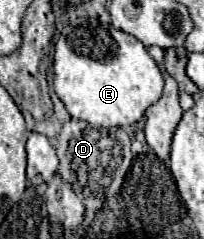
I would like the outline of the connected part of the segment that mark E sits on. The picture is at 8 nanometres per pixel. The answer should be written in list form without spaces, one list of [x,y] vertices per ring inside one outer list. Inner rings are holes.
[[[77,18],[67,24],[61,36],[55,42],[55,56],[53,56],[53,70],[55,70],[55,92],[65,104],[67,112],[75,120],[85,120],[91,126],[131,126],[145,116],[145,110],[153,106],[163,94],[163,74],[157,62],[151,58],[147,48],[137,42],[133,36],[119,32],[111,26],[103,26],[95,18]]]

